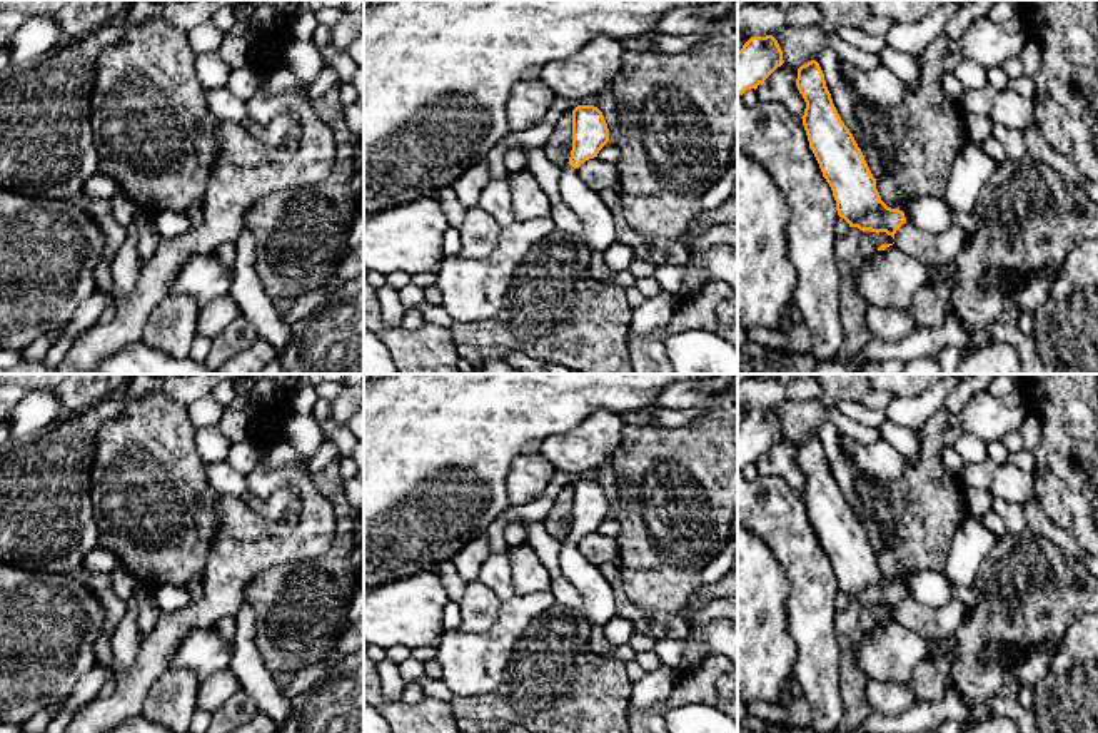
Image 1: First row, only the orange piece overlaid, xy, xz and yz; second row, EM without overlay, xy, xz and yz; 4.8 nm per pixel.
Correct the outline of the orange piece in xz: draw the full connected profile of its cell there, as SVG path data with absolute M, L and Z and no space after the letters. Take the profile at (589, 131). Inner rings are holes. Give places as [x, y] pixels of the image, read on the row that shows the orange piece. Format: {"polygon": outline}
{"polygon": "M577 105L572 110L572 150L559 179L559 192L581 220L587 245L597 252L616 239L616 225L611 210L601 195L591 190L577 174L577 169L609 142L609 129L602 112L594 105Z"}

